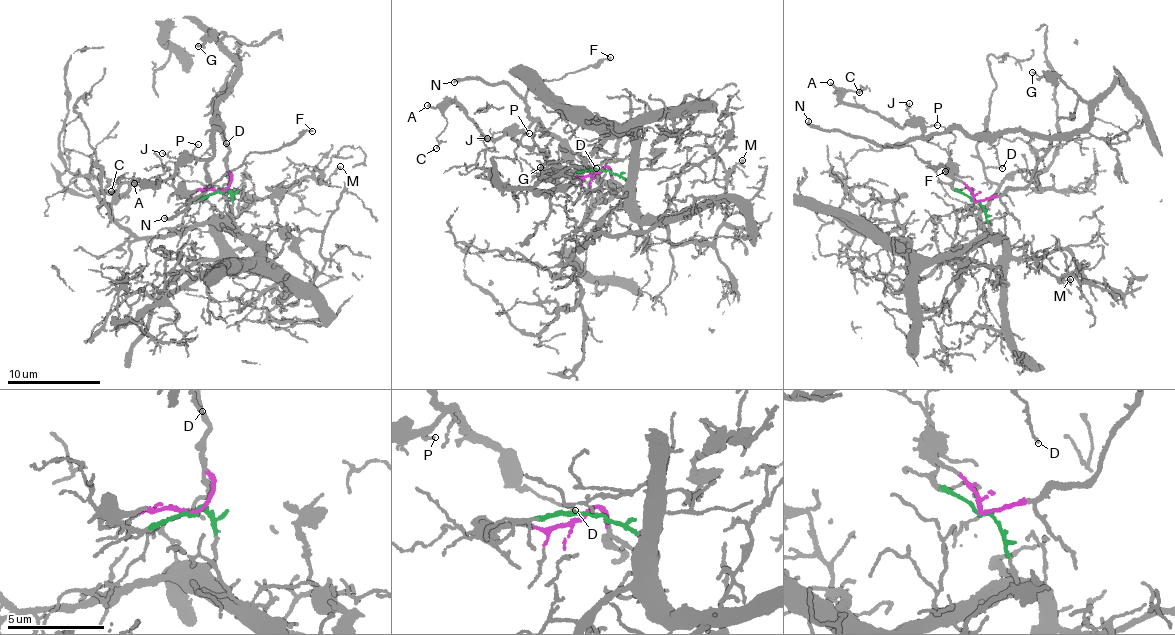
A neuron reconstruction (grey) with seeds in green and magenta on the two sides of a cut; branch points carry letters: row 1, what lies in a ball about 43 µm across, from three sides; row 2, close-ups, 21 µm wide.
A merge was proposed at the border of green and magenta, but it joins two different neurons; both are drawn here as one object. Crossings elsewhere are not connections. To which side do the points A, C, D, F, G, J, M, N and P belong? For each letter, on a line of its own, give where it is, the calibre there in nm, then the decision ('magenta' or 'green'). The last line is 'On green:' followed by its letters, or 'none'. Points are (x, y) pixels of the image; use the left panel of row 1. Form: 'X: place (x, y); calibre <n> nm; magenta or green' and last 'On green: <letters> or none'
A: place (134, 183); calibre 180 nm; magenta
C: place (111, 191); calibre 90 nm; magenta
D: place (226, 143); calibre 120 nm; magenta
F: place (312, 131); calibre 160 nm; magenta
G: place (198, 46); calibre 150 nm; magenta
J: place (162, 153); calibre 80 nm; magenta
M: place (340, 166); calibre 130 nm; green
N: place (164, 218); calibre 240 nm; magenta
P: place (198, 144); calibre 110 nm; magenta
On green: M

